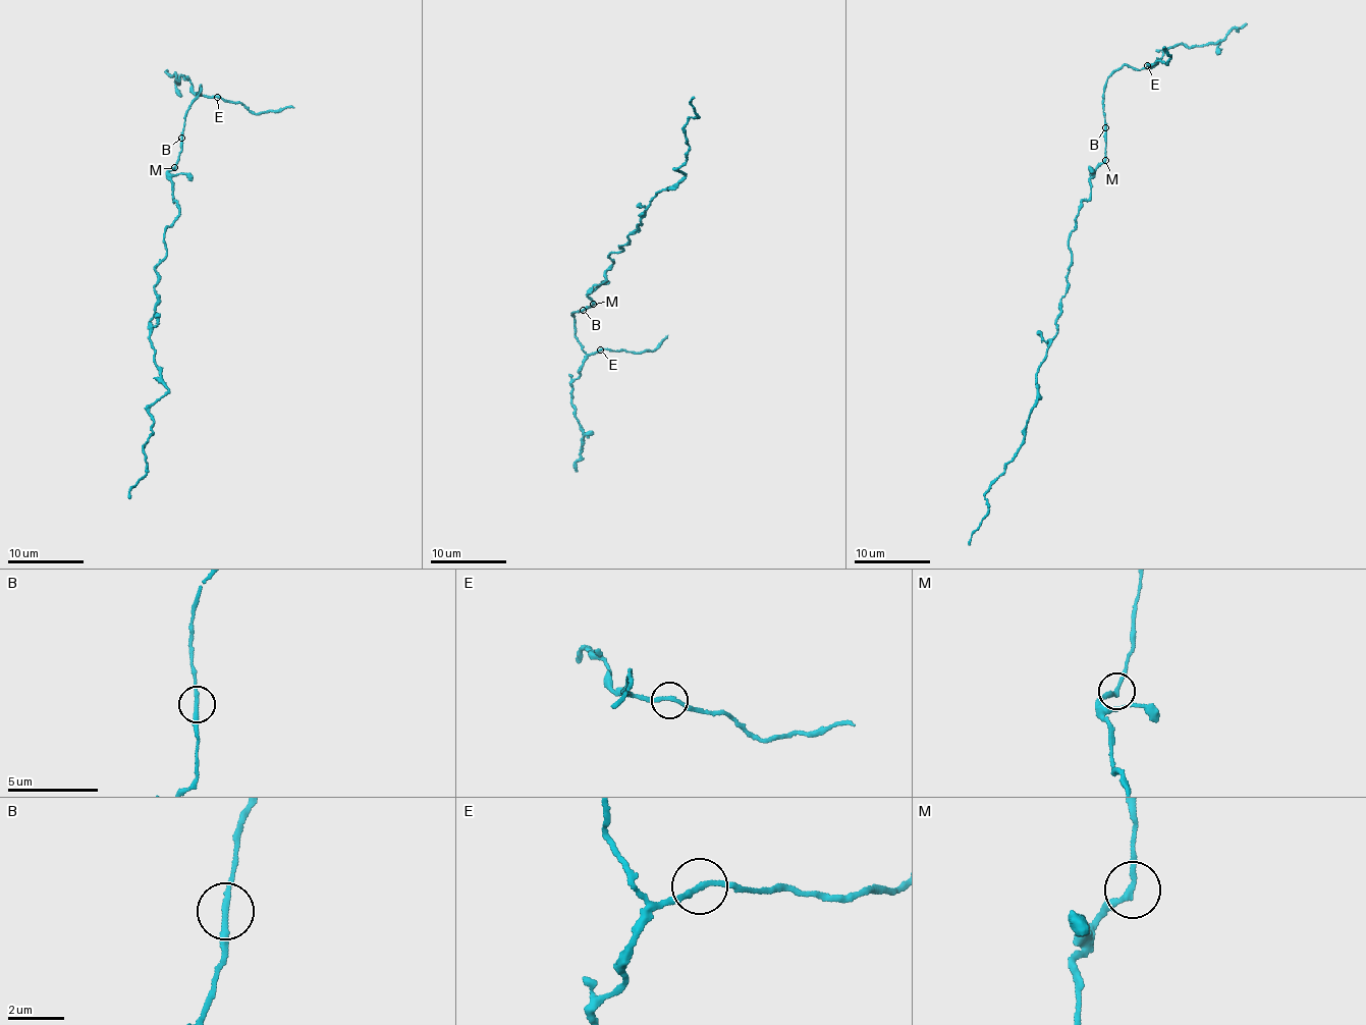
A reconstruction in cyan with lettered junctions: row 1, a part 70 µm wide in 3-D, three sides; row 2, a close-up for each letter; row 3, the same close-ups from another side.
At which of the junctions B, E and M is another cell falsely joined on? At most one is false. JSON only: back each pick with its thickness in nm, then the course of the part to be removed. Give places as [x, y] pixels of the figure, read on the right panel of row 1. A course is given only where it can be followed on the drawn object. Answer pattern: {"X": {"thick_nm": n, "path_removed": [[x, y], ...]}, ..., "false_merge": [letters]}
{"false_merge": []}

